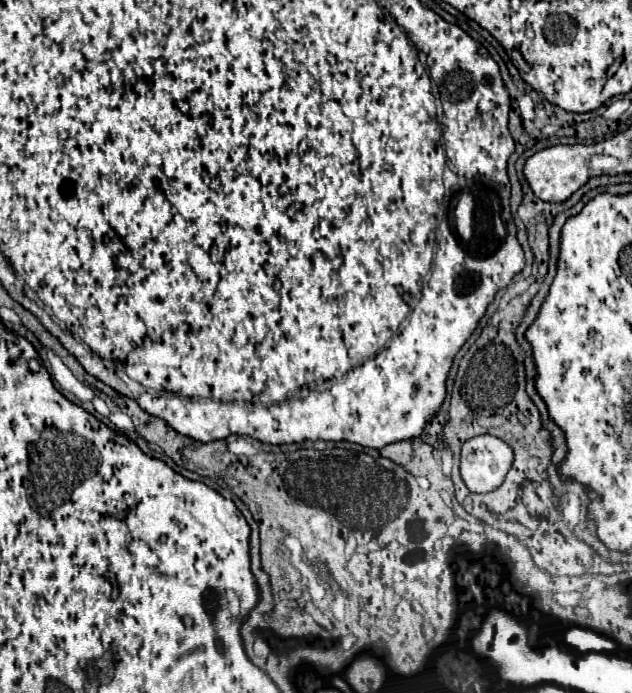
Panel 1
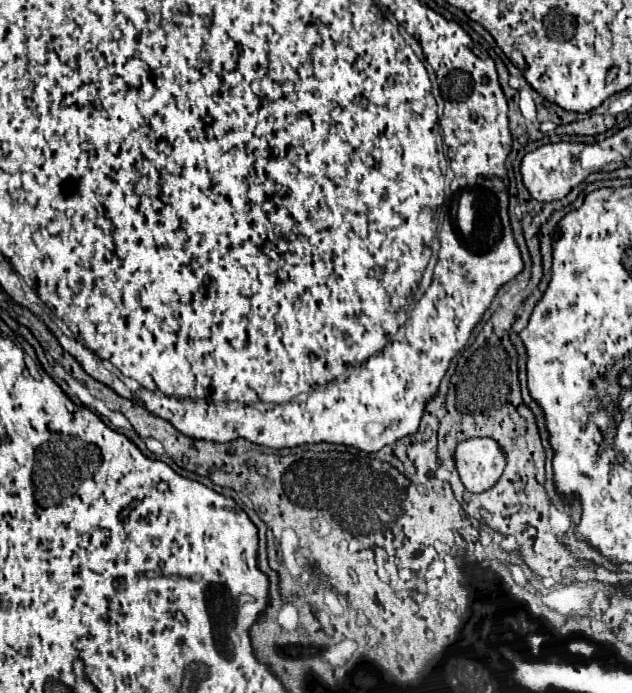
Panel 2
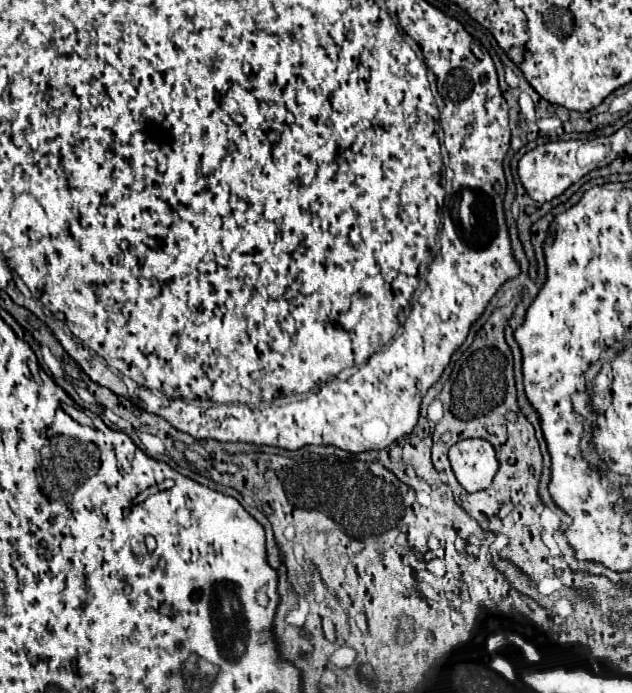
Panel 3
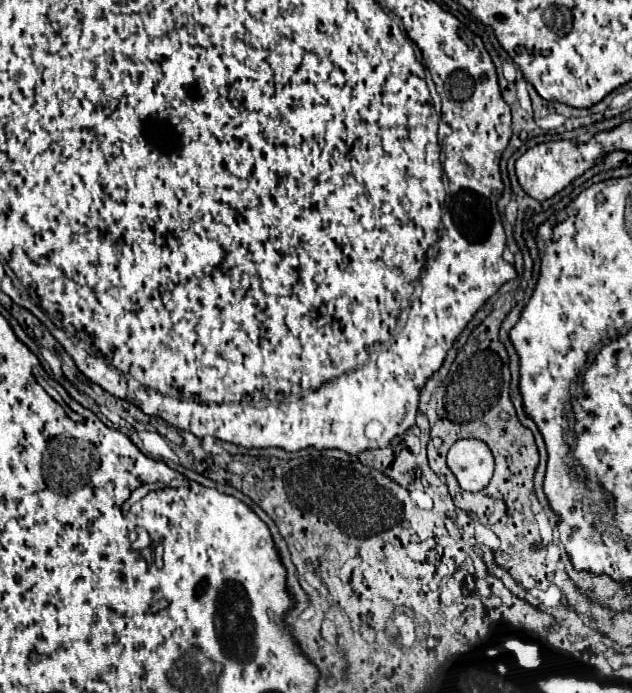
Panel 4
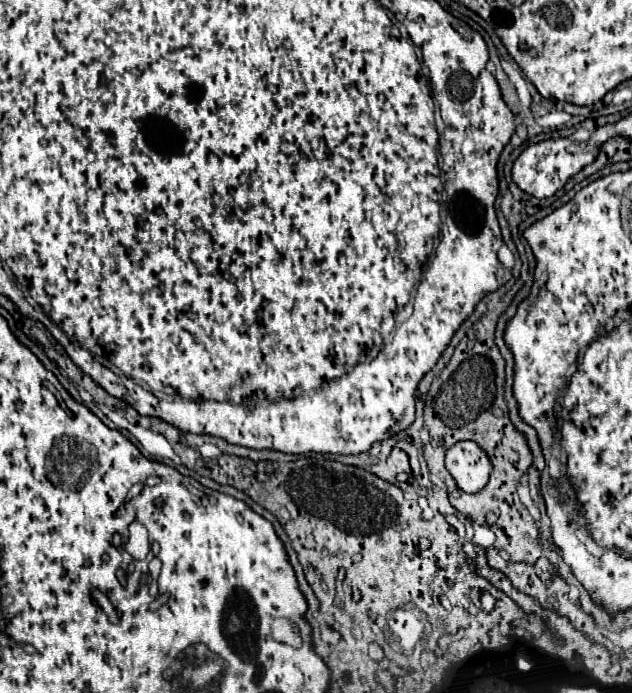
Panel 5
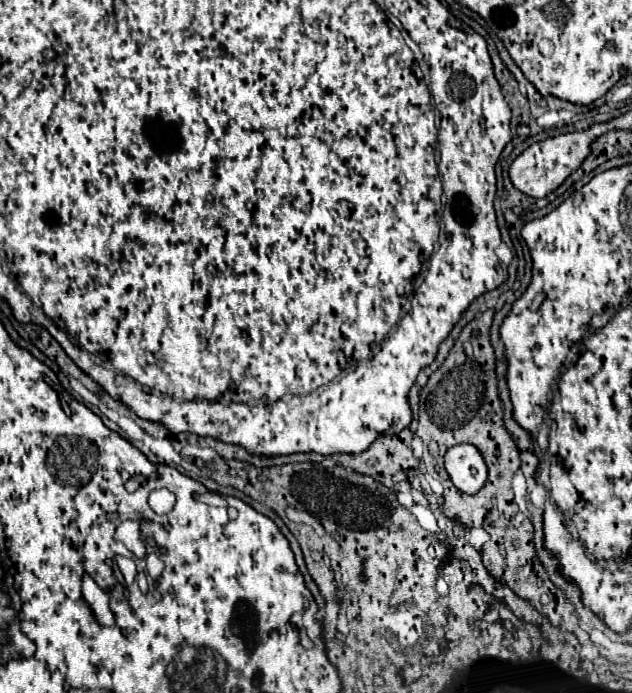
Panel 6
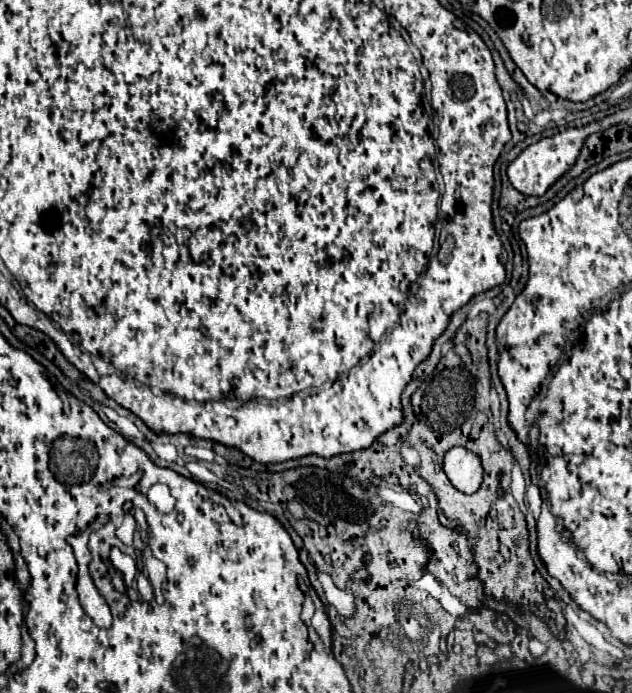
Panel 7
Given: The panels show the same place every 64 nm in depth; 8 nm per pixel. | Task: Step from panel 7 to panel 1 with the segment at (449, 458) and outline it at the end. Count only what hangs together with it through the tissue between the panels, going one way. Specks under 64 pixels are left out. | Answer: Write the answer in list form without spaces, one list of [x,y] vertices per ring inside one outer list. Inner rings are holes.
[[[492,434],[470,438],[462,446],[462,480],[470,492],[492,492],[504,482],[512,460],[514,452],[504,440]]]

